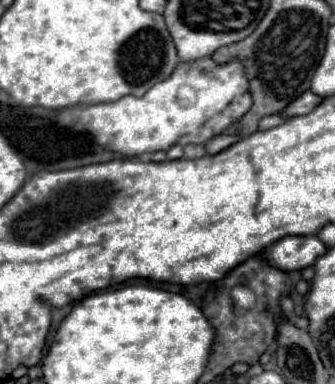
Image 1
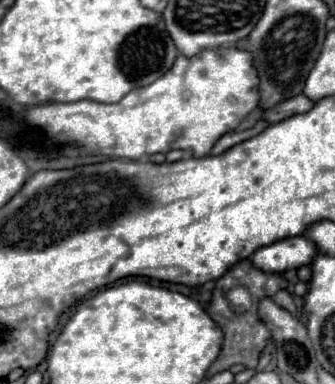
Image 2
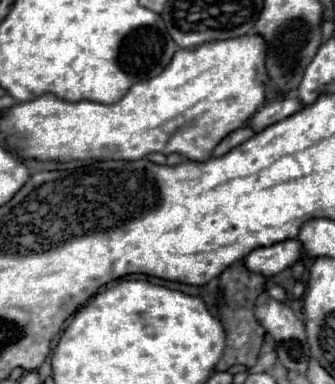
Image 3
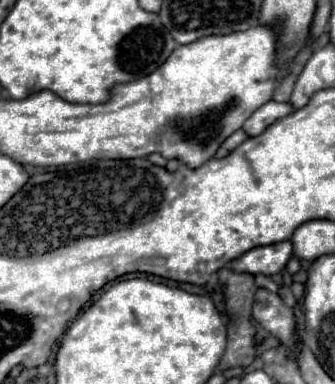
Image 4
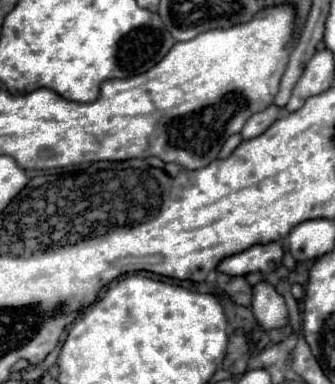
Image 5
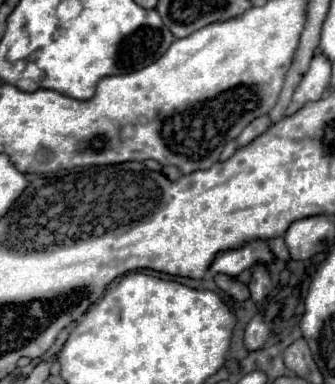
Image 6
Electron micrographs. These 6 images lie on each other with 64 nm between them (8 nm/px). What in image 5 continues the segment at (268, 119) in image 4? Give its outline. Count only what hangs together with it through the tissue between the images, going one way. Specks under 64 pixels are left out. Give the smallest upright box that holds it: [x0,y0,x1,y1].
[242,106,284,140]

